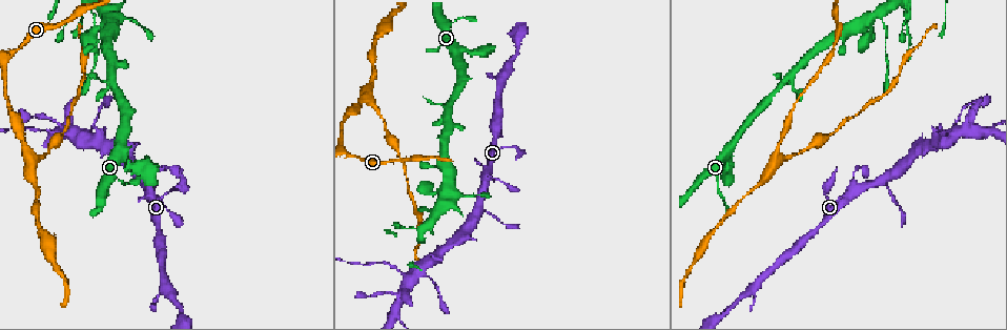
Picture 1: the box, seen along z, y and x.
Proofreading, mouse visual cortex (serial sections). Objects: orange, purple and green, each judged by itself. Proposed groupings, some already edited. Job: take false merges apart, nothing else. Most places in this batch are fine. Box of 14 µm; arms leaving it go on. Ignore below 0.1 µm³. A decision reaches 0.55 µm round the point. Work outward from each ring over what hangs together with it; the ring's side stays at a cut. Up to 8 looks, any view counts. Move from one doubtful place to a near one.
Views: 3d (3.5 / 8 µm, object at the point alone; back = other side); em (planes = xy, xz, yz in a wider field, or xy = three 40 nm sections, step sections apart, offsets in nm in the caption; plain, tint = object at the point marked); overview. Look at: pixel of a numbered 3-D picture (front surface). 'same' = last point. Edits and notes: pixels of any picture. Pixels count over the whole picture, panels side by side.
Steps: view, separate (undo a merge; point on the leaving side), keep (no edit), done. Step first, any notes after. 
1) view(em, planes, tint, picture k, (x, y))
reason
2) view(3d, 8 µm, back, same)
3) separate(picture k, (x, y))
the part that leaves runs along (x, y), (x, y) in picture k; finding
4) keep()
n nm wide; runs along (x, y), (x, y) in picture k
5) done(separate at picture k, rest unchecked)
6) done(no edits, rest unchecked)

view(3d, 3.5 µm, picture 1, (419, 271))
three-way junction

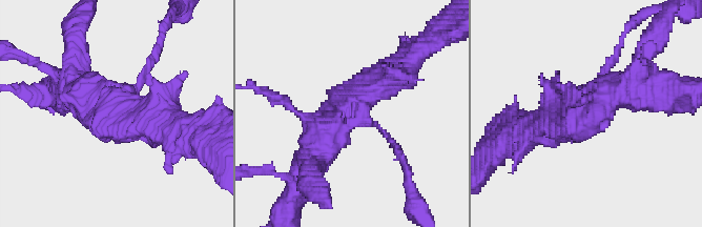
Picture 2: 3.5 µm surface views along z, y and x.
view(em, xy, step 3, tint, picture 2, (347, 110))

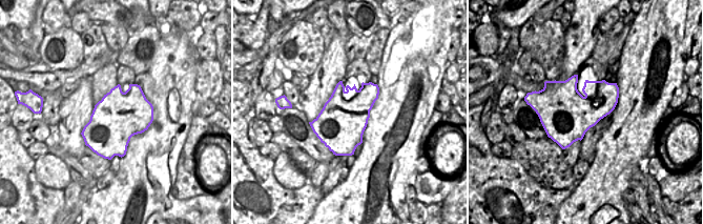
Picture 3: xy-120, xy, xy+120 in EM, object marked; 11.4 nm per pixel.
keep()
550 nm wide; runs along (394, 74), (346, 103), (310, 163) in picture 2; one cell here

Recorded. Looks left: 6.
view(3d, 3.5 µm, picture 1, (39, 129))
thin neck

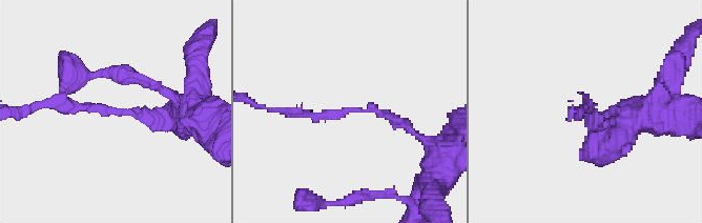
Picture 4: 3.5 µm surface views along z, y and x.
view(em, xy, step 3, tint, picture 4, (587, 116))
arms of 150, 200 nm

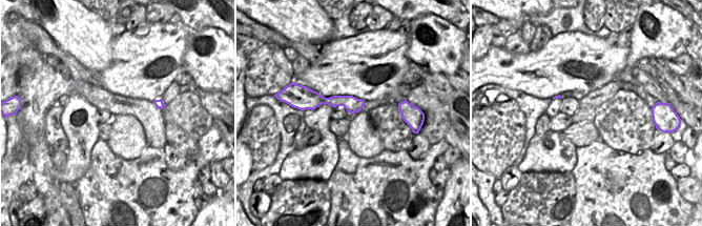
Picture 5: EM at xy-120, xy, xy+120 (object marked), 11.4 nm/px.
view(em, xy, step 5, tint, same)

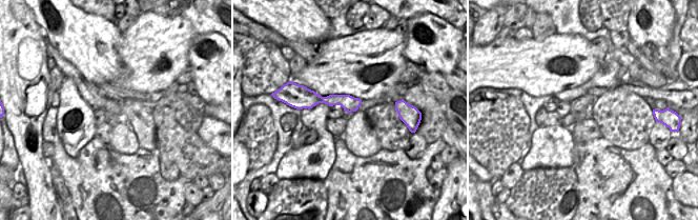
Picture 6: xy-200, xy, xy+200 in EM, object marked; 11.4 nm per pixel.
keep()
runs along (357, 101), (310, 100), (305, 104) in picture 6; all the same cell

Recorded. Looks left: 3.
view(3d, 3.5 µm, picture 1, (31, 158))

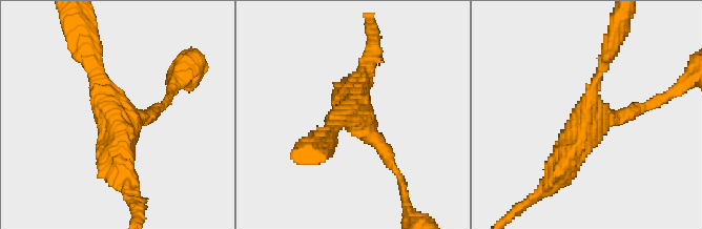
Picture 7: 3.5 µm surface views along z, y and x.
view(em, xy, step 1, plain, picture 7, (358, 121))
3 arms; arms of 150, 200, 450 nm

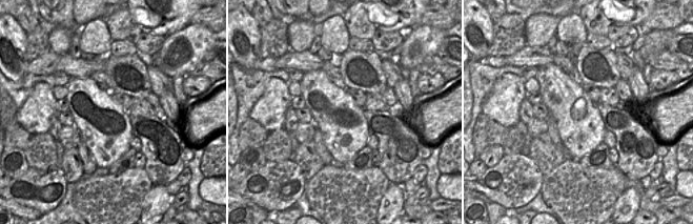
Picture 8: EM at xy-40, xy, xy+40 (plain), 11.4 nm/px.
view(em, xy, step 1, tint, same)

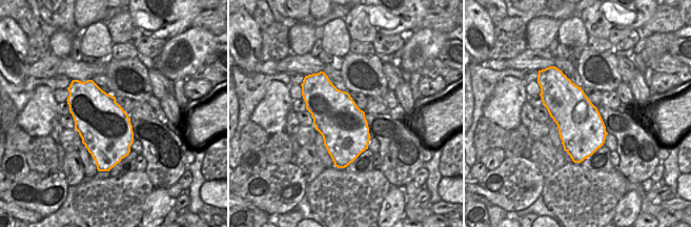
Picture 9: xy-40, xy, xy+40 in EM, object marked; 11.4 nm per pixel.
keep()
runs along (605, 62), (554, 178) in picture 7; all the same cell

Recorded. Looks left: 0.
done(no edits, rest unchecked)

